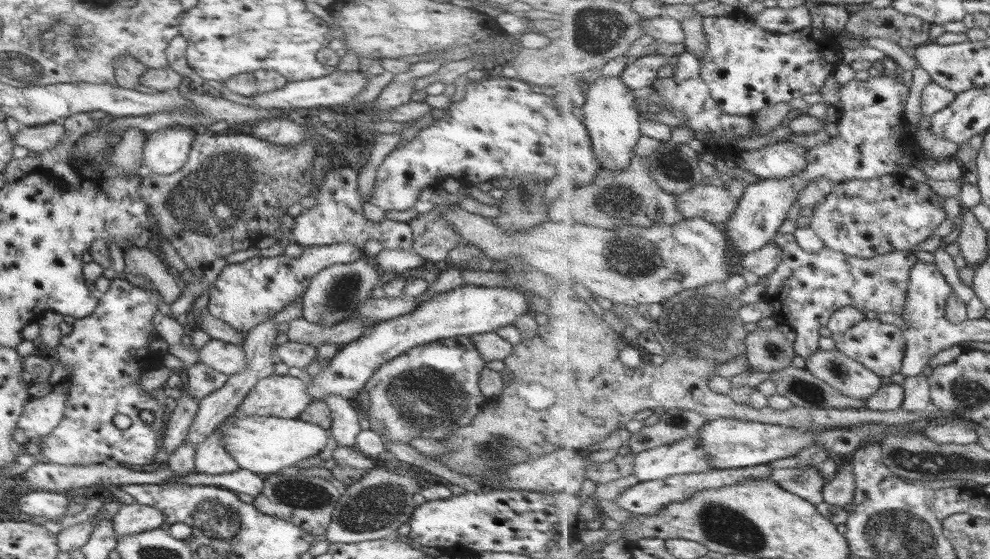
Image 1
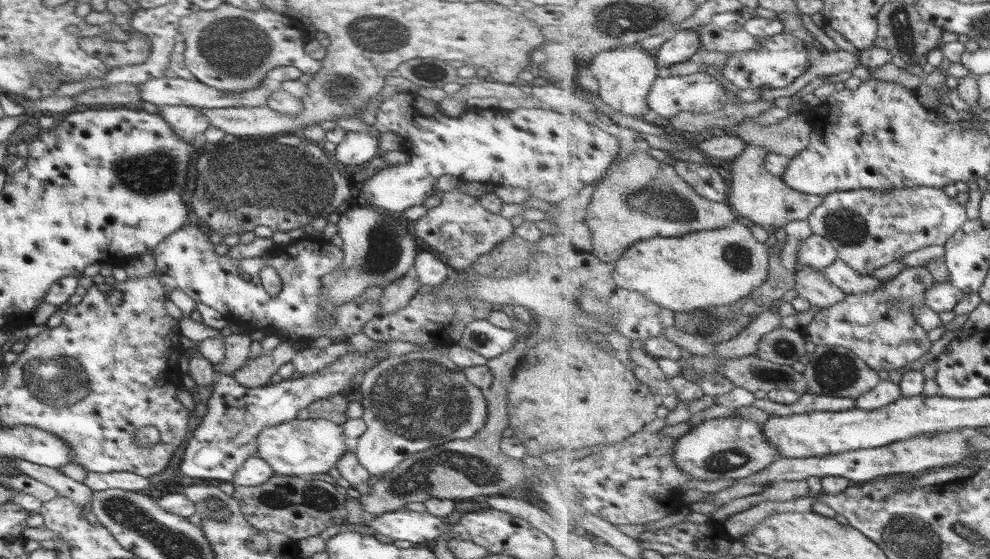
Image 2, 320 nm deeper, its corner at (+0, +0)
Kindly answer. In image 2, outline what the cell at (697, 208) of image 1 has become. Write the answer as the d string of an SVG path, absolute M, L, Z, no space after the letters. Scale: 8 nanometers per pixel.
M747 144L742 153L737 156L733 164L731 165L732 181L730 184L730 194L728 194L727 204L733 207L733 210L741 217L751 219L755 224L764 226L768 229L775 227L784 227L789 222L794 220L807 221L811 216L811 213L820 205L823 204L824 196L816 194L807 194L795 190L792 186L789 186L783 177L775 176L771 174L765 167L764 162L766 156L769 154L769 150L763 146L757 146L756 144Z

